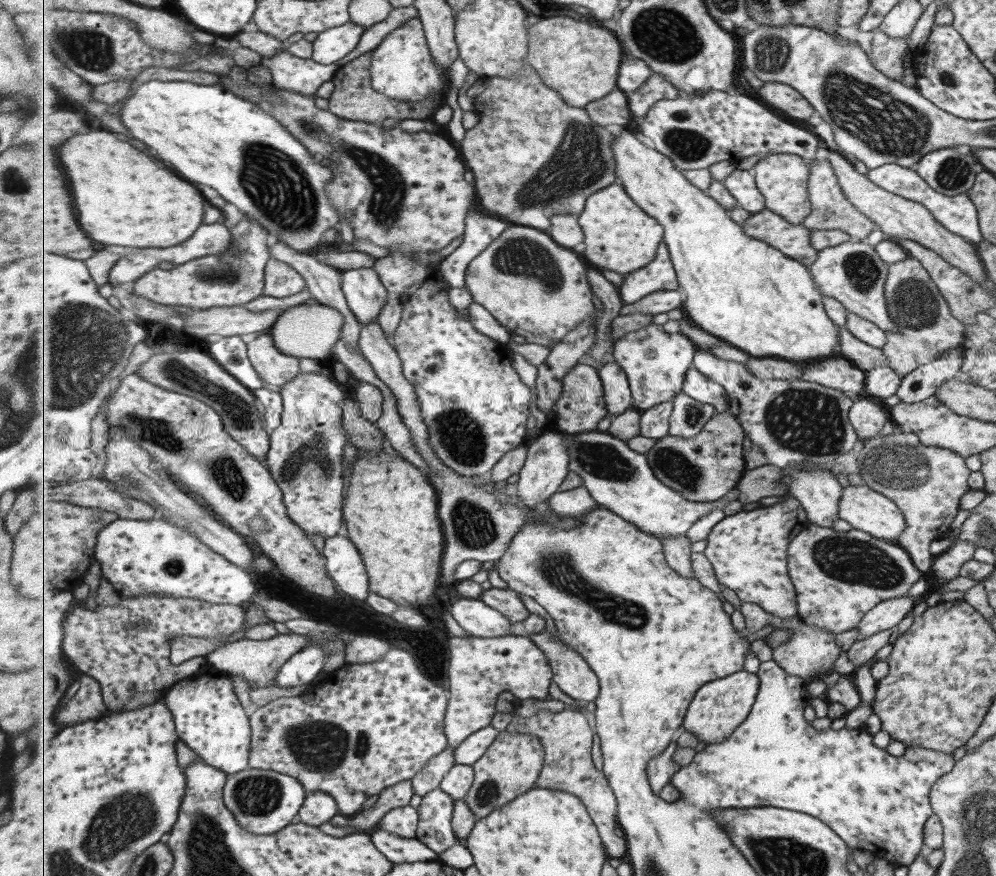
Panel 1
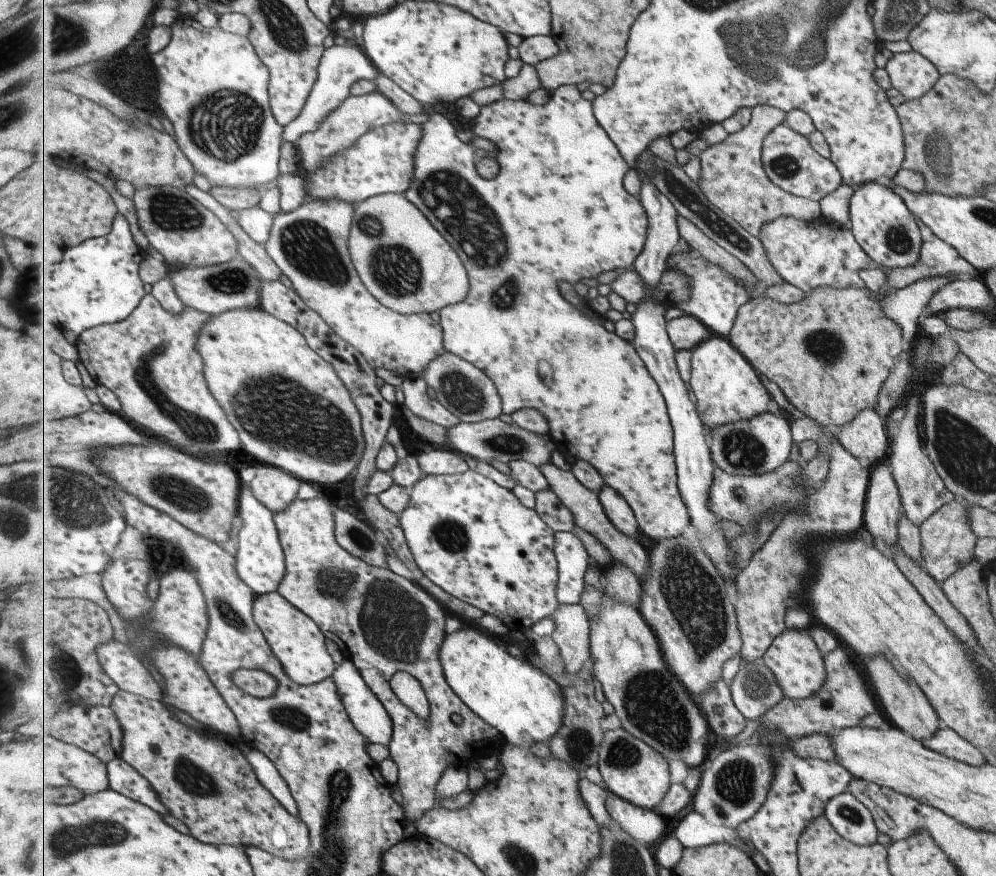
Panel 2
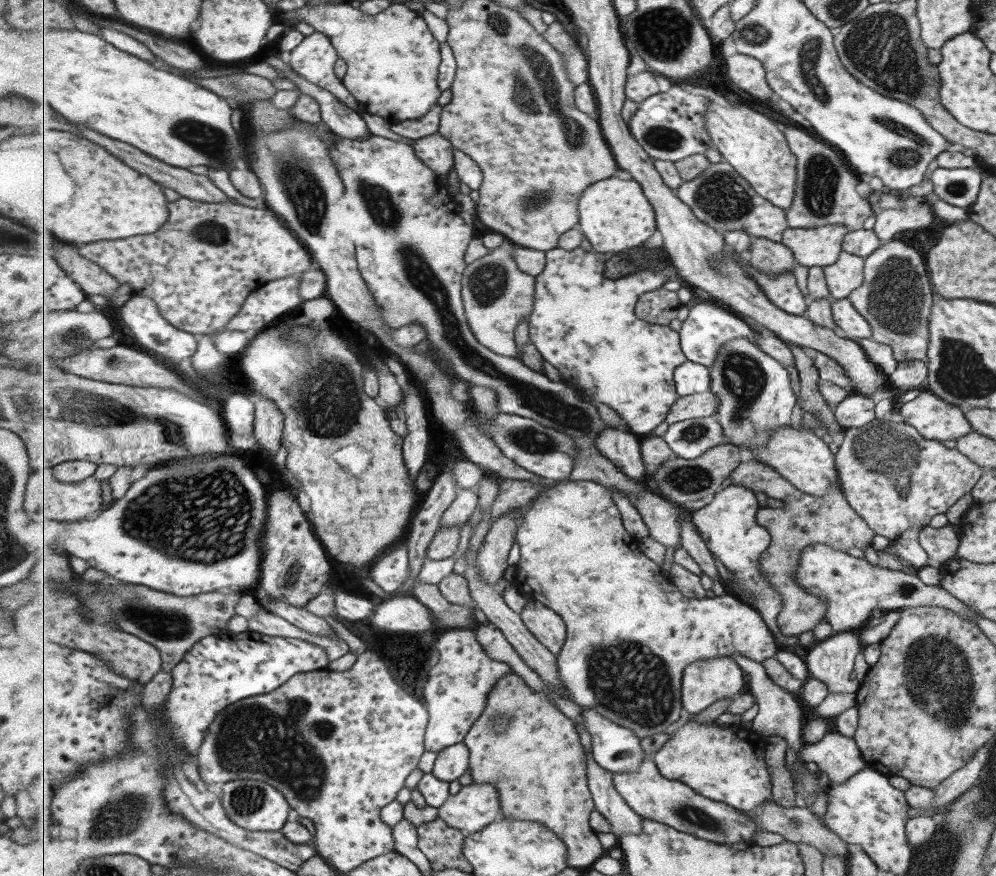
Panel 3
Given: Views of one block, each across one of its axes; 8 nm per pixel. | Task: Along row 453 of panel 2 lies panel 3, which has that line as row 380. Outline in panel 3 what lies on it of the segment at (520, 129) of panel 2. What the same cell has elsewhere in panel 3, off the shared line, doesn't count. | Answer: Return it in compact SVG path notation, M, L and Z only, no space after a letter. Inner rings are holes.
M560 246L549 250L547 254L547 265L545 265L545 271L537 275L537 287L536 287L536 304L533 305L533 314L530 318L530 336L532 343L537 347L537 350L541 352L543 358L556 369L560 371L562 381L574 387L577 392L585 392L585 401L589 403L601 402L601 404L607 404L618 412L619 416L627 421L630 426L630 431L637 433L639 436L645 436L651 434L659 424L663 424L667 420L669 412L671 412L672 406L679 400L680 394L676 389L676 368L685 364L688 361L687 355L681 346L680 331L673 330L673 326L654 325L653 323L641 320L636 314L636 304L639 302L640 297L653 290L659 290L665 286L667 281L675 281L675 276L679 274L679 270L673 264L673 260L669 255L669 252L663 252L663 264L657 266L657 268L651 268L651 270L639 270L639 272L633 272L621 279L615 279L608 277L605 274L606 261L605 258L601 258L601 254L596 254L596 251L585 250L585 248L575 248L573 250L565 250Z

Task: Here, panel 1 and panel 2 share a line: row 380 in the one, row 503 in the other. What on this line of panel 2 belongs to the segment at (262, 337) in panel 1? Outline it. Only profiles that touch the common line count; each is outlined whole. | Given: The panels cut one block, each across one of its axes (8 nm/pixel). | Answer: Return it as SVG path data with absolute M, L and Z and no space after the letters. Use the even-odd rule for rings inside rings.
M263 463L256 465L250 488L264 505L277 514L297 499L301 482L288 470Z

